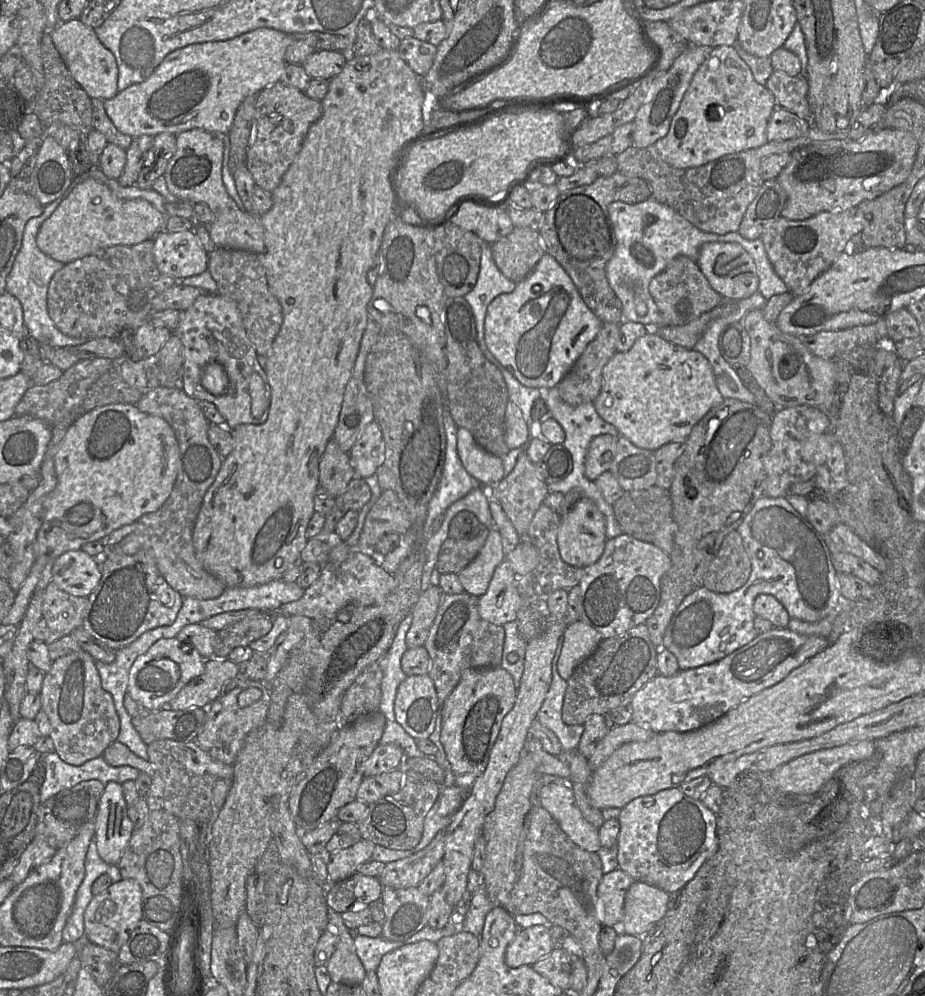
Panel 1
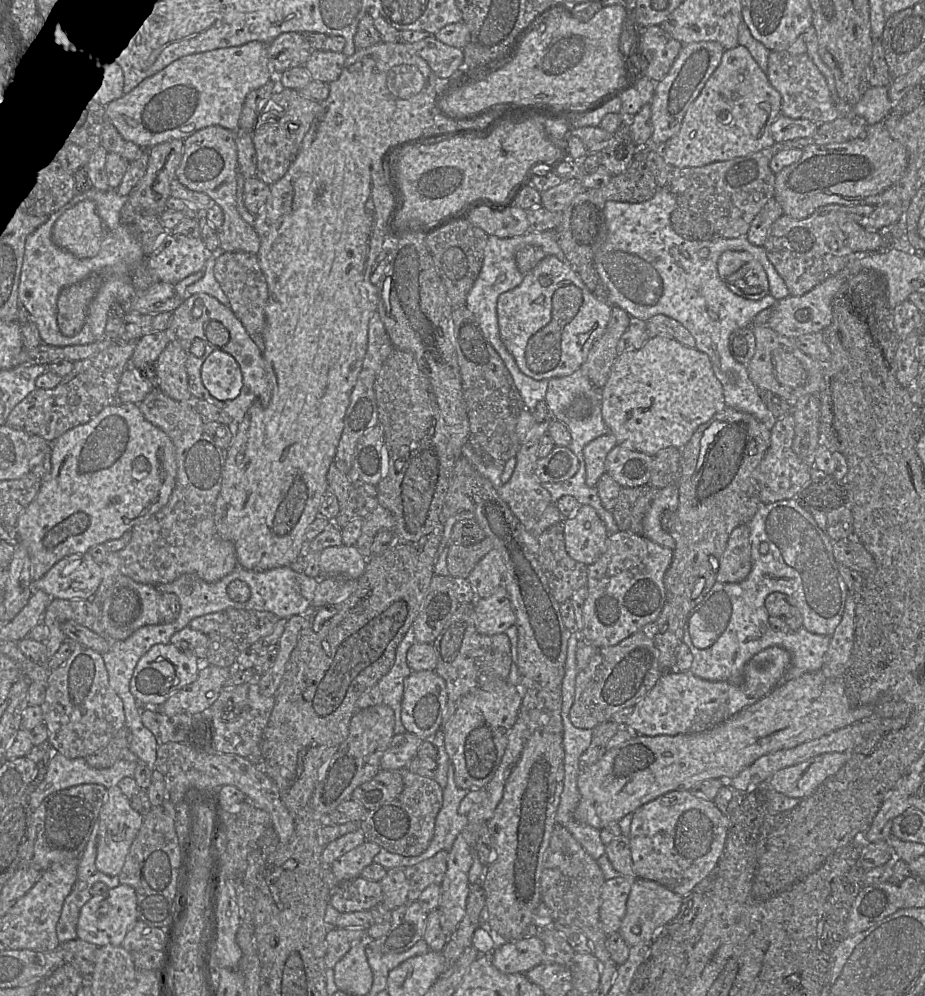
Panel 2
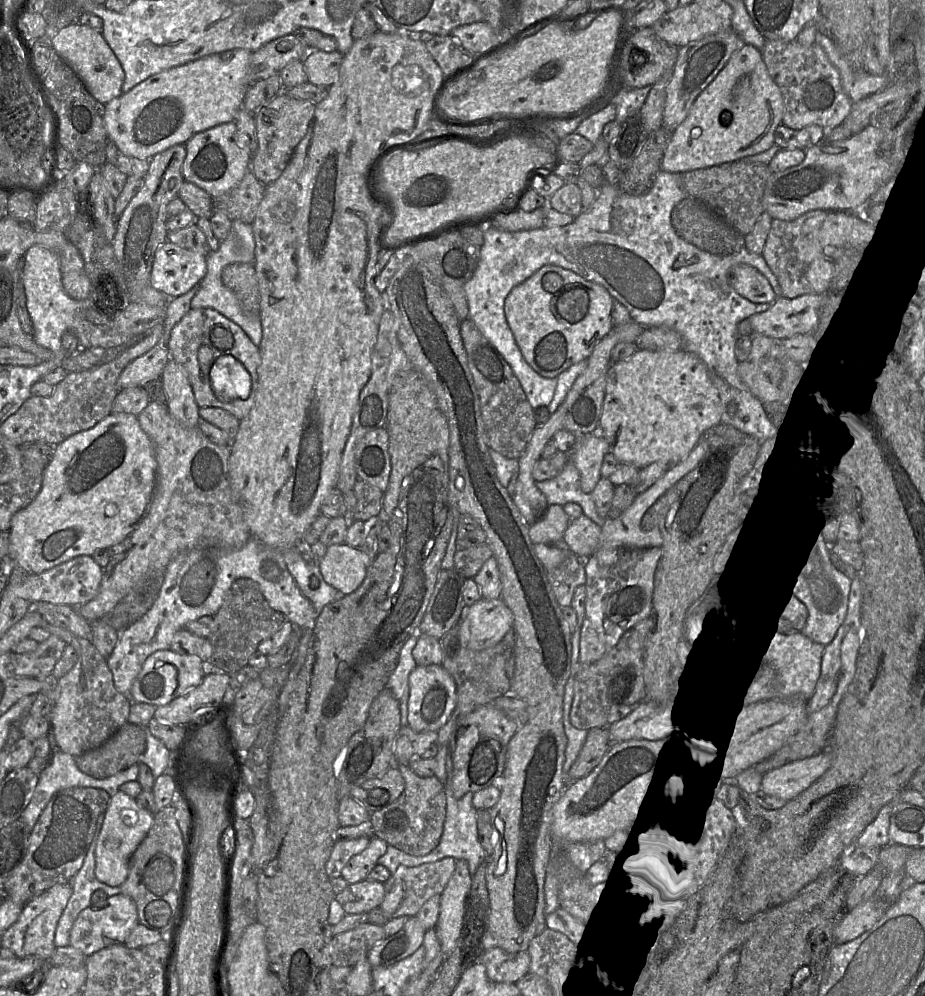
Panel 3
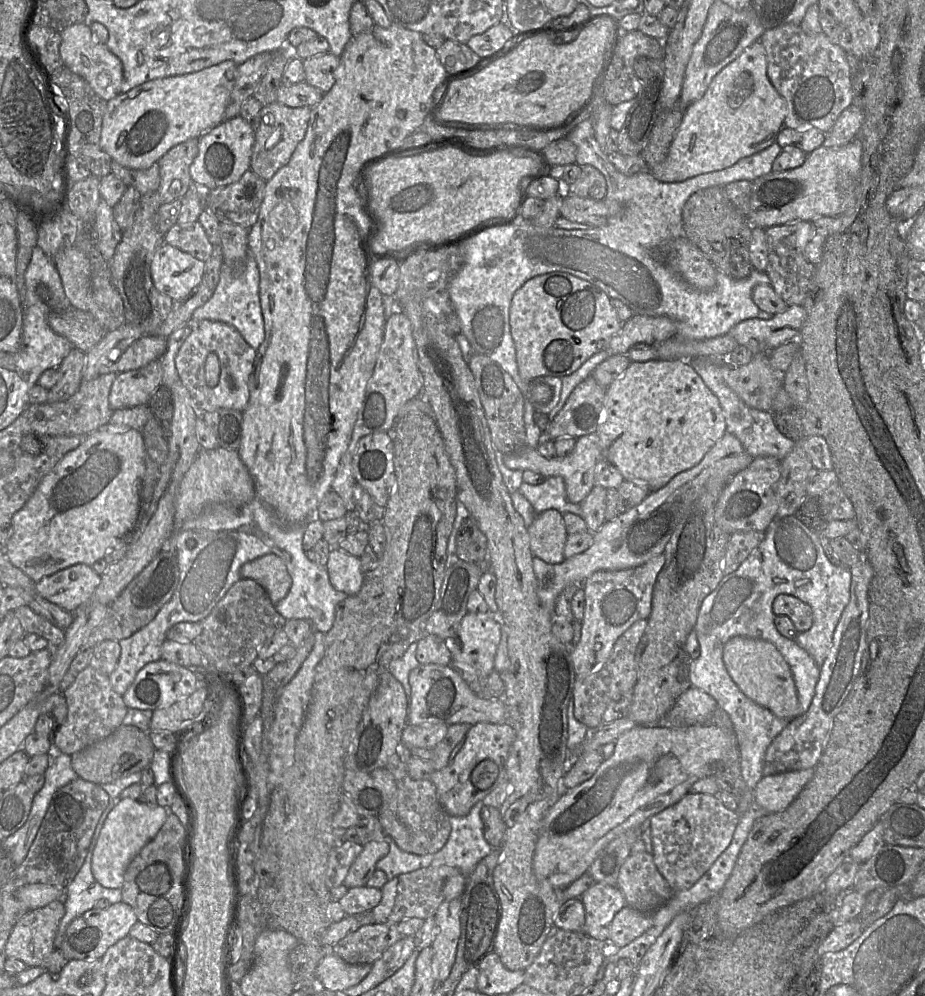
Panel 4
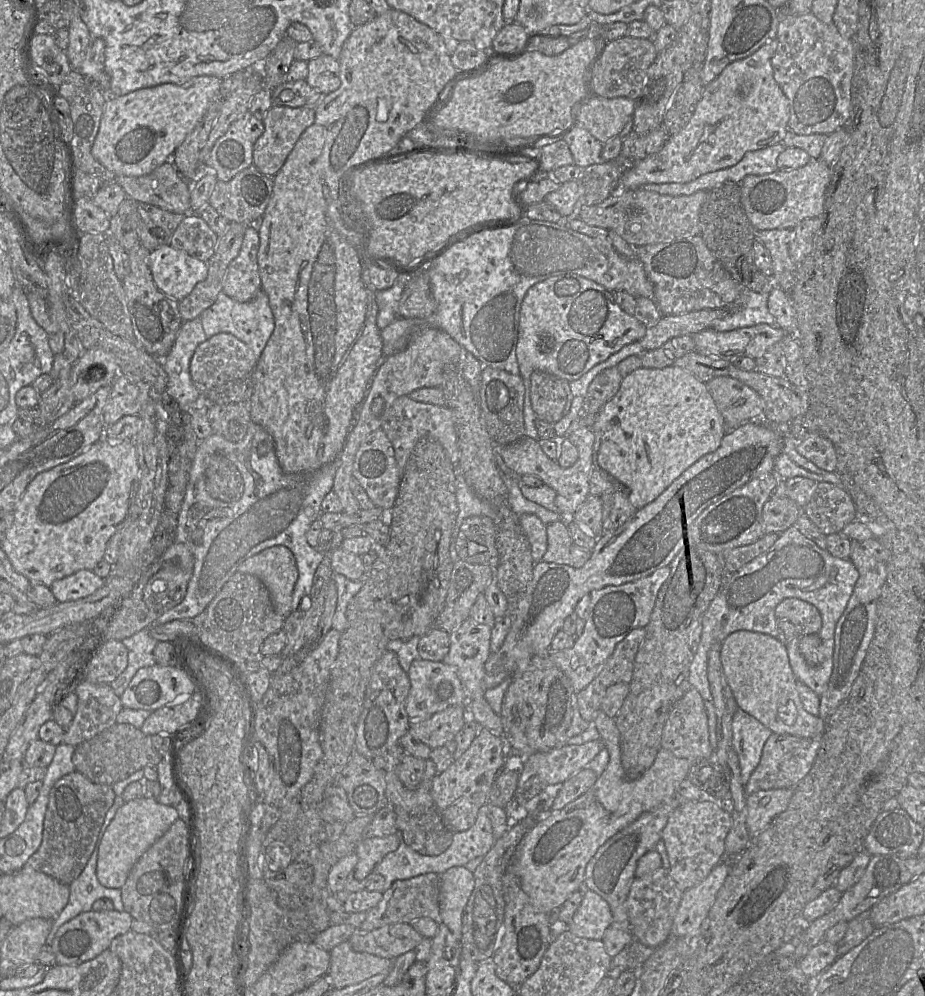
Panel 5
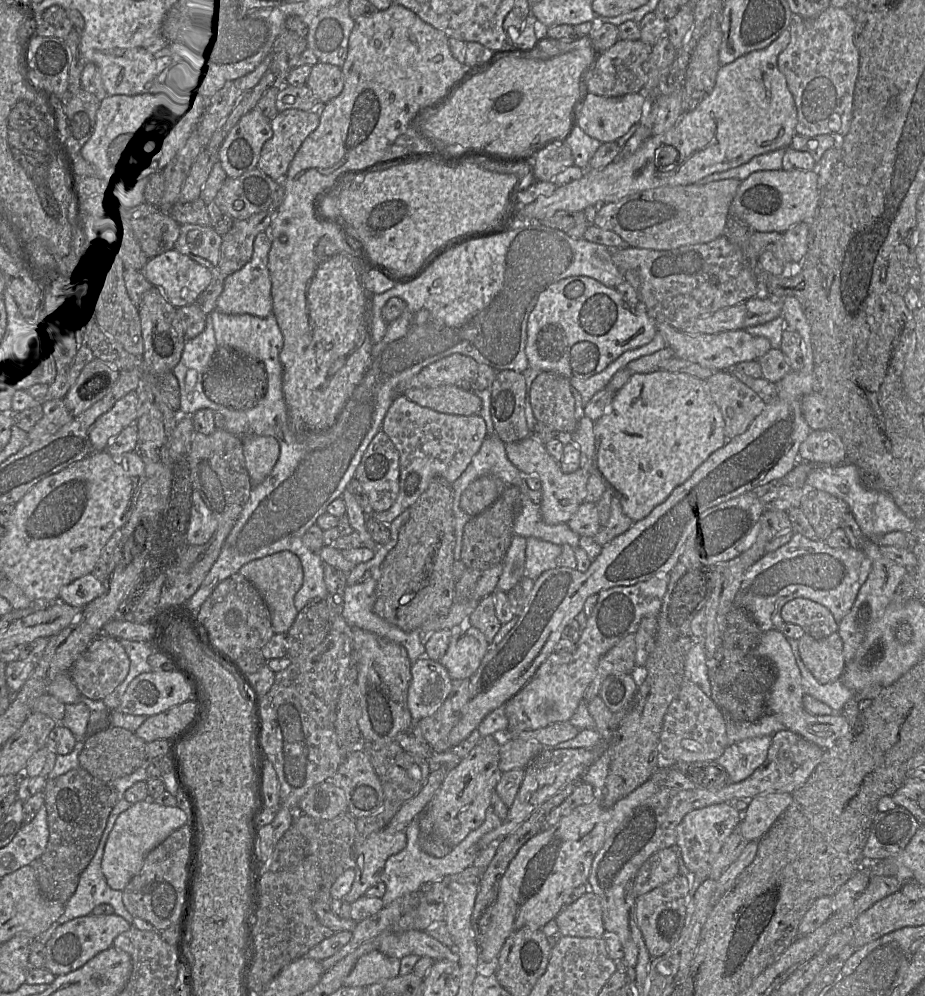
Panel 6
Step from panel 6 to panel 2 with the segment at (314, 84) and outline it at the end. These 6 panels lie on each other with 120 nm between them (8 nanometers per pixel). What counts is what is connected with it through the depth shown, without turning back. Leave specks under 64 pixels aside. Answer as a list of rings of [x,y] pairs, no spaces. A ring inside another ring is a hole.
[[[313,50],[304,66],[313,80],[331,83],[340,77],[346,59],[343,52]]]

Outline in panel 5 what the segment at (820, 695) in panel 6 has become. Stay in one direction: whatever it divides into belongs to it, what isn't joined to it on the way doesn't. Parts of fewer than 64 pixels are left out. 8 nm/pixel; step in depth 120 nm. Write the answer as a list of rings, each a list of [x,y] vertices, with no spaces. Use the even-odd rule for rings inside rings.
[[[793,638],[785,642],[790,666],[797,682],[807,685],[819,696],[828,688],[828,683],[833,671],[833,663],[825,662],[823,665],[809,665],[798,648],[799,639]]]

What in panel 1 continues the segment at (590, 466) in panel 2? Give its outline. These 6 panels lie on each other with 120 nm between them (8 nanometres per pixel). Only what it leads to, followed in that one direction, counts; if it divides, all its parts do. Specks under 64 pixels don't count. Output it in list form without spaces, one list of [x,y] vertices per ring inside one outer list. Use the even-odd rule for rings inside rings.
[[[601,434],[591,440],[585,459],[585,476],[589,480],[595,481],[610,469],[616,446],[617,436],[610,434]]]

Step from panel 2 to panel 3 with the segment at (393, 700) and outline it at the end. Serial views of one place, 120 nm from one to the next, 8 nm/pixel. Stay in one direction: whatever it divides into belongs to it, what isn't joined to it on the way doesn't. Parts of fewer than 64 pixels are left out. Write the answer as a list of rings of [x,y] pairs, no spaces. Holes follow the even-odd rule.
[[[415,634],[405,642],[400,651],[398,664],[389,676],[385,686],[385,688],[390,690],[399,702],[400,728],[405,727],[408,724],[408,679],[411,671],[417,666],[412,656],[412,651],[415,647],[417,639],[418,634]]]

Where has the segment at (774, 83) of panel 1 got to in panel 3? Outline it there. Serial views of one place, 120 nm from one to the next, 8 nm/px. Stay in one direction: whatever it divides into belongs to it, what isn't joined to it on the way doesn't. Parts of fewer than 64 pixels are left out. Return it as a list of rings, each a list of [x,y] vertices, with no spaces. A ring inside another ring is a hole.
[[[765,40],[761,53],[770,77],[782,93],[782,124],[792,129],[818,125],[831,130],[847,117],[853,103],[842,87],[839,71],[819,44],[804,46],[796,40]]]

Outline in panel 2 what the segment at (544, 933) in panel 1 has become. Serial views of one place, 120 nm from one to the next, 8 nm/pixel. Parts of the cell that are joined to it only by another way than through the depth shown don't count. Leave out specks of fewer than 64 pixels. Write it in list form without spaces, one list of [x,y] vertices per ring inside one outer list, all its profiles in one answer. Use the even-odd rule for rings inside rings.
[[[537,936],[506,942],[496,947],[489,955],[492,964],[507,974],[525,974],[542,963],[544,944]]]

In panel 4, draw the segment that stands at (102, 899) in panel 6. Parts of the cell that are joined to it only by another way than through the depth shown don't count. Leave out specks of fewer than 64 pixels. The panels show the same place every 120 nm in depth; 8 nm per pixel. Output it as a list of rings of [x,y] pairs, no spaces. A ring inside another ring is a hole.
[[[120,798],[109,800],[109,803],[103,811],[93,833],[85,861],[72,882],[65,889],[65,895],[63,898],[65,914],[60,920],[57,928],[57,933],[53,942],[55,948],[61,948],[65,931],[71,921],[84,912],[94,908],[96,901],[101,898],[106,898],[111,904],[122,901],[120,888],[105,888],[95,880],[92,874],[92,855],[100,831],[109,812],[119,800]]]

